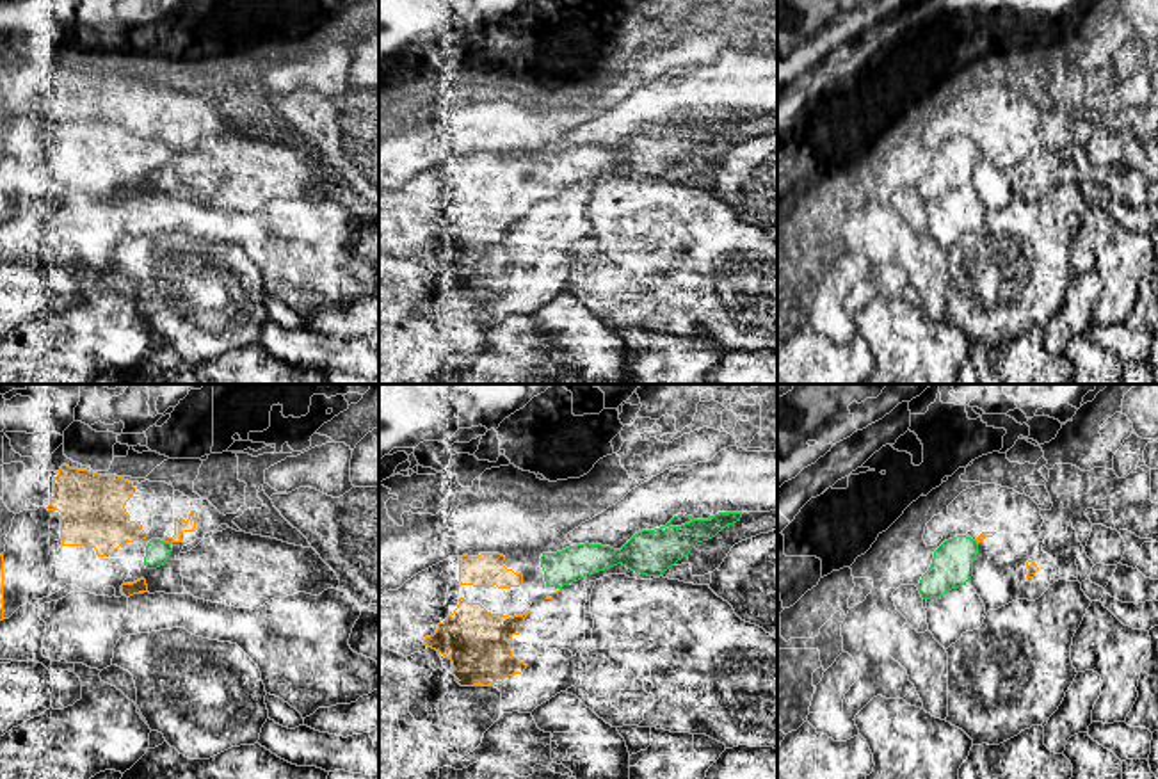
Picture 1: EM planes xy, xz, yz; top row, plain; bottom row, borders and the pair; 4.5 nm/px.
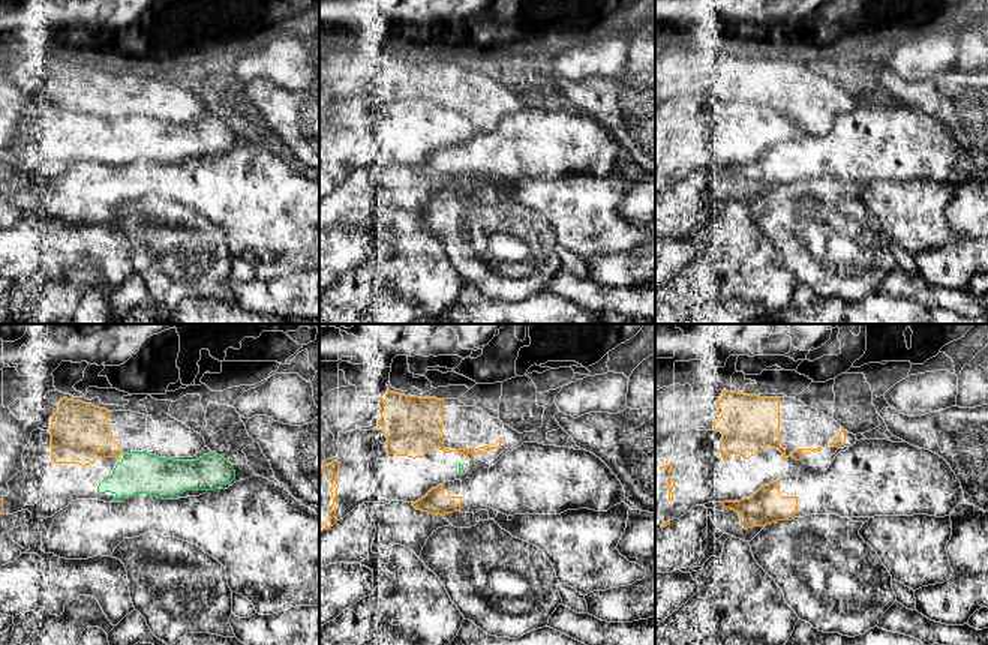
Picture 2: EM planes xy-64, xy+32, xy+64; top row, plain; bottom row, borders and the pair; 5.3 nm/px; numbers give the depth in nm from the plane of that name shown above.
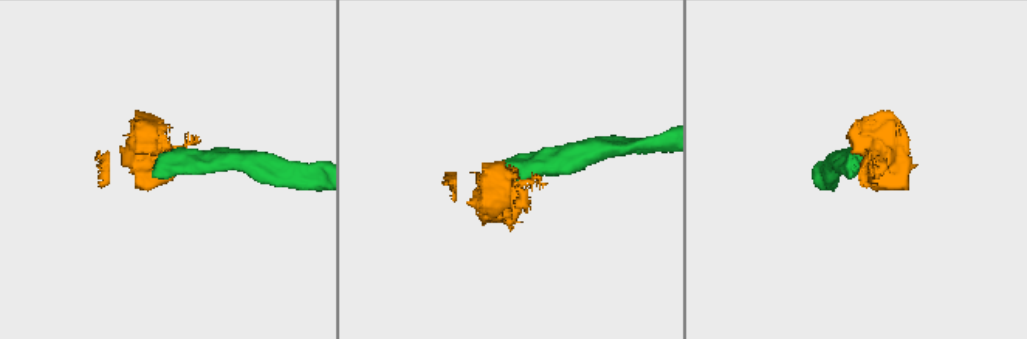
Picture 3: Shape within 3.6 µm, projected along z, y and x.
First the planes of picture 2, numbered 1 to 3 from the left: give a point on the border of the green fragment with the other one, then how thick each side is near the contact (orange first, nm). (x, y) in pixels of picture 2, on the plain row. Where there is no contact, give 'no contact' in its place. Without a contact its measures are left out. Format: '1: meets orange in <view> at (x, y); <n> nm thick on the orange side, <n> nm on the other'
1: no contact
2: no contact
3: no contact

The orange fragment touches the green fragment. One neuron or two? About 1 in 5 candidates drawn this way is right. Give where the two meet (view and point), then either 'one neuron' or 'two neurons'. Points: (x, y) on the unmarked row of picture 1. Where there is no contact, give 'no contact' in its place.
xy (166, 143) | two neurons

